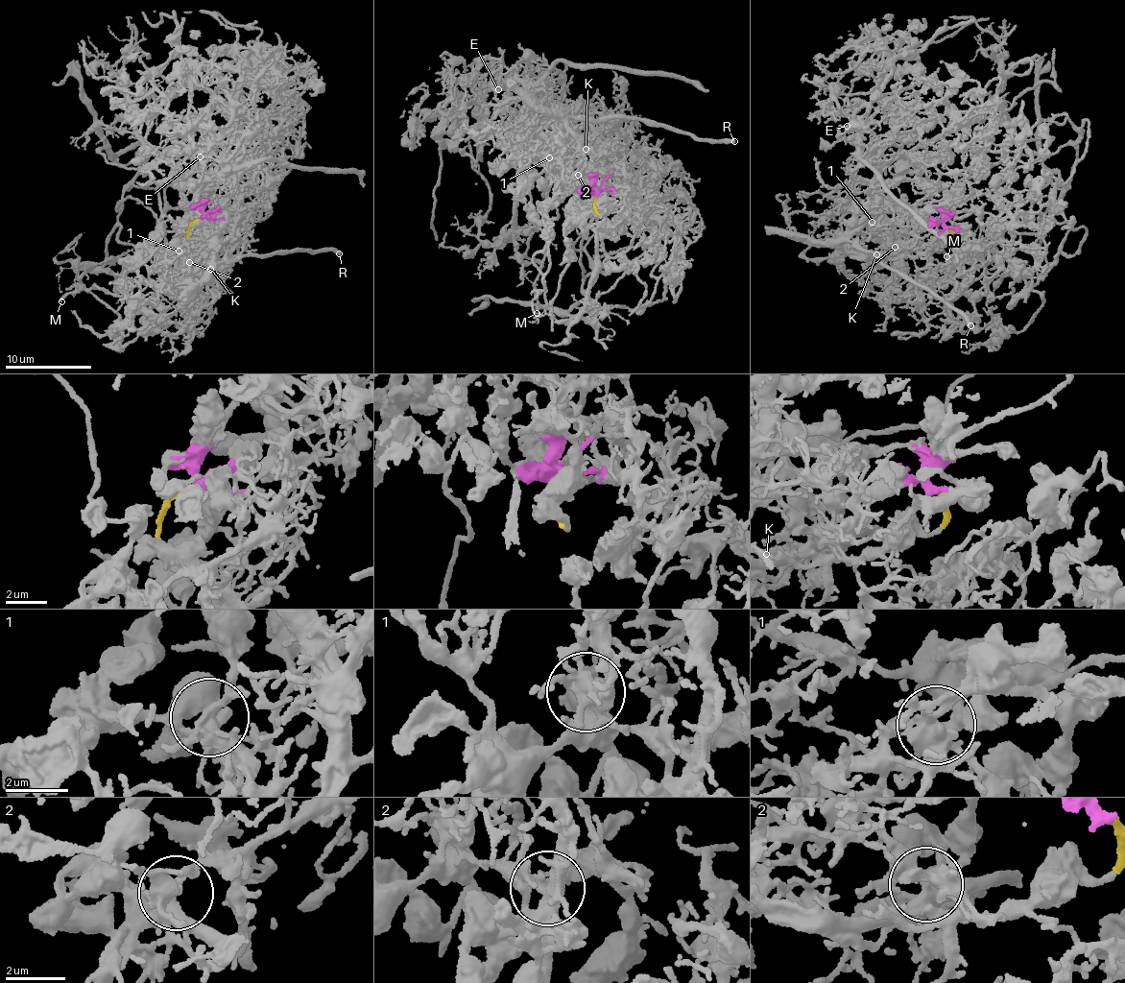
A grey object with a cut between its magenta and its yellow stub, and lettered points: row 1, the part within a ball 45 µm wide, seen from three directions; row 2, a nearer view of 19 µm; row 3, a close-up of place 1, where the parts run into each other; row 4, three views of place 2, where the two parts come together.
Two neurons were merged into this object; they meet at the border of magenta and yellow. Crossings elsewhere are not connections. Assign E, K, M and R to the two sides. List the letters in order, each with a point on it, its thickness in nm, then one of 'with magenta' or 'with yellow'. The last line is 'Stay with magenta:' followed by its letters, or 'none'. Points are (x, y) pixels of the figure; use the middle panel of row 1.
E: (498, 89) | 140 nm | with magenta
K: (586, 149) | 150 nm | with yellow
M: (537, 313) | 200 nm | with magenta
R: (734, 141) | 400 nm | with yellow
Stay with magenta: E, M

